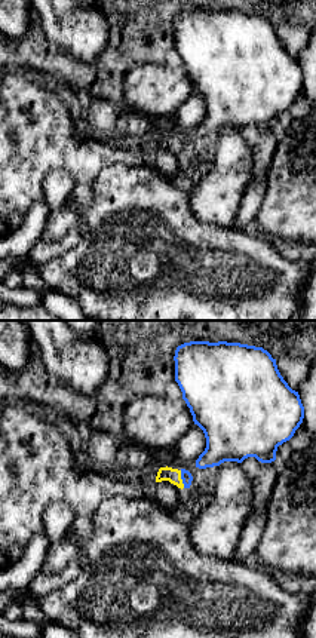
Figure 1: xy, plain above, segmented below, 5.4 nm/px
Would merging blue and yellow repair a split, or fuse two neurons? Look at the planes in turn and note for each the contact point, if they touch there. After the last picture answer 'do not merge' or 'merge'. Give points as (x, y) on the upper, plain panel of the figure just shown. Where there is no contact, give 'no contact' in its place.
contact (181, 146)

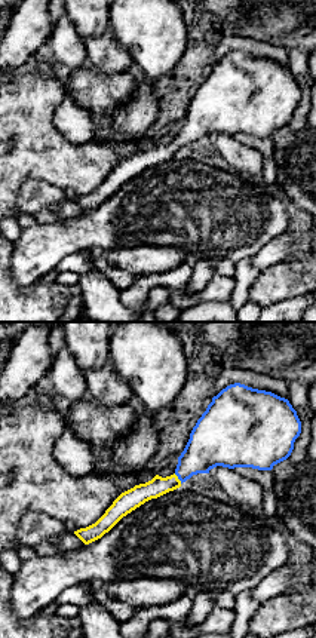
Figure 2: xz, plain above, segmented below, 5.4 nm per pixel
contact (178, 146)

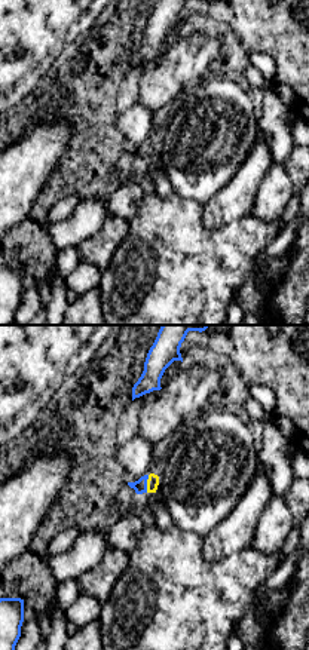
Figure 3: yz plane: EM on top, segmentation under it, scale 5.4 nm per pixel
contact (146, 152)

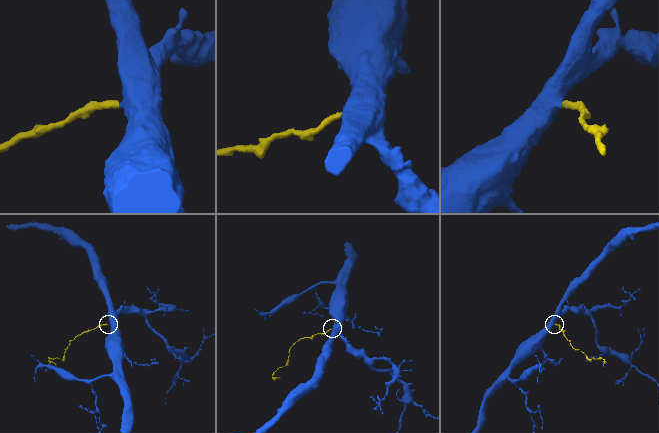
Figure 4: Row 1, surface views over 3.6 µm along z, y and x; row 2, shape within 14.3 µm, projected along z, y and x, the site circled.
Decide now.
merge

